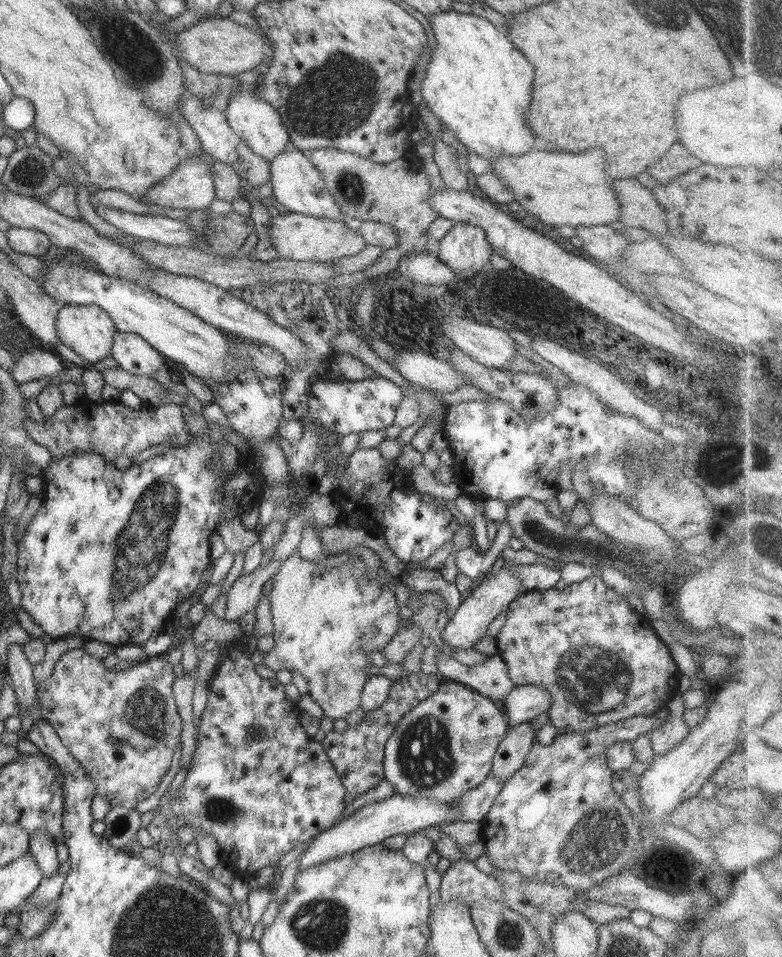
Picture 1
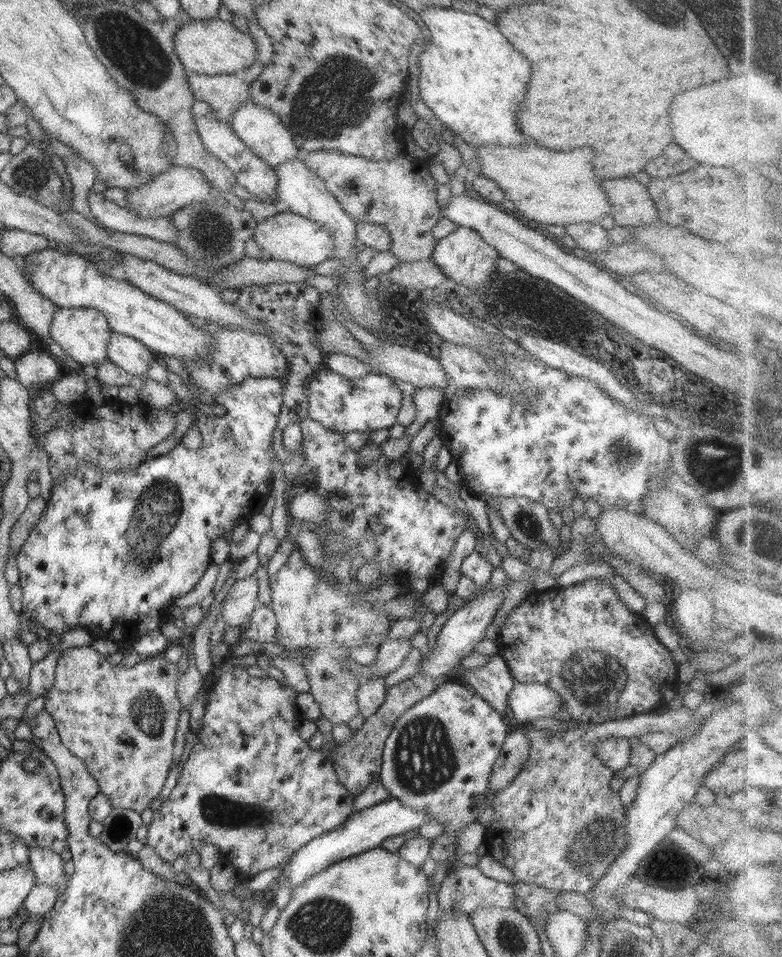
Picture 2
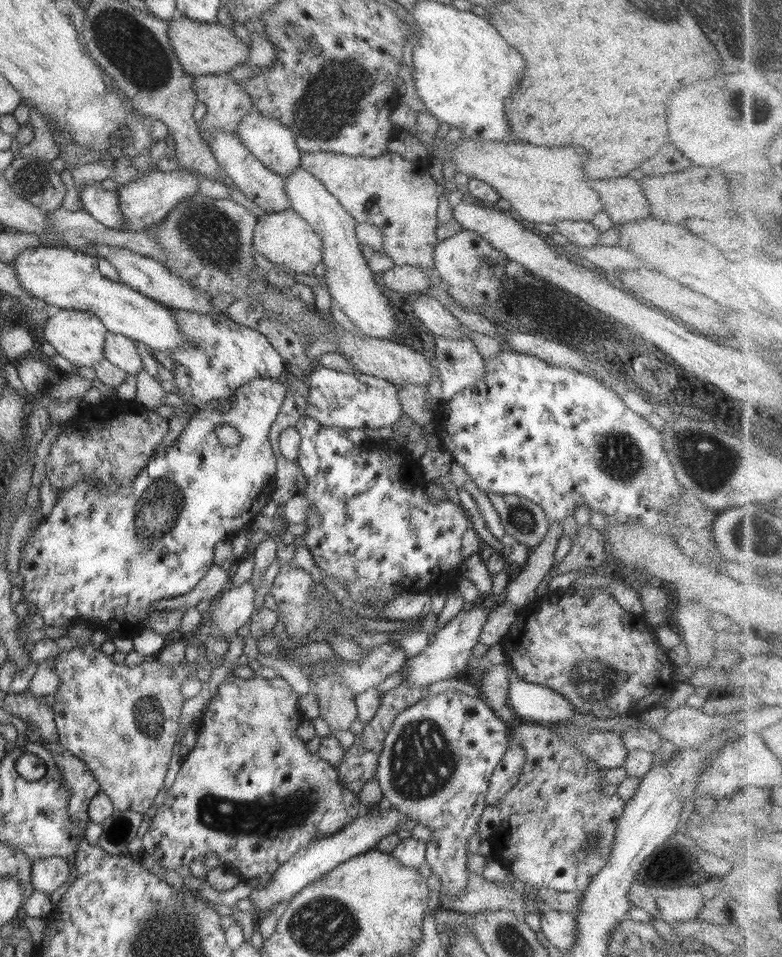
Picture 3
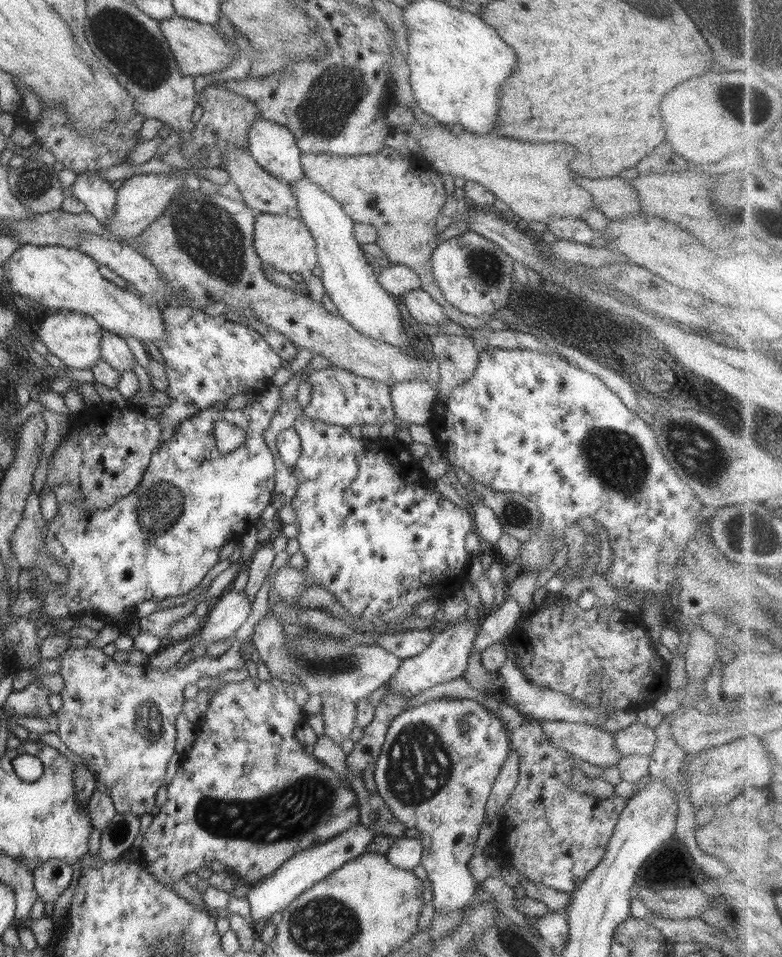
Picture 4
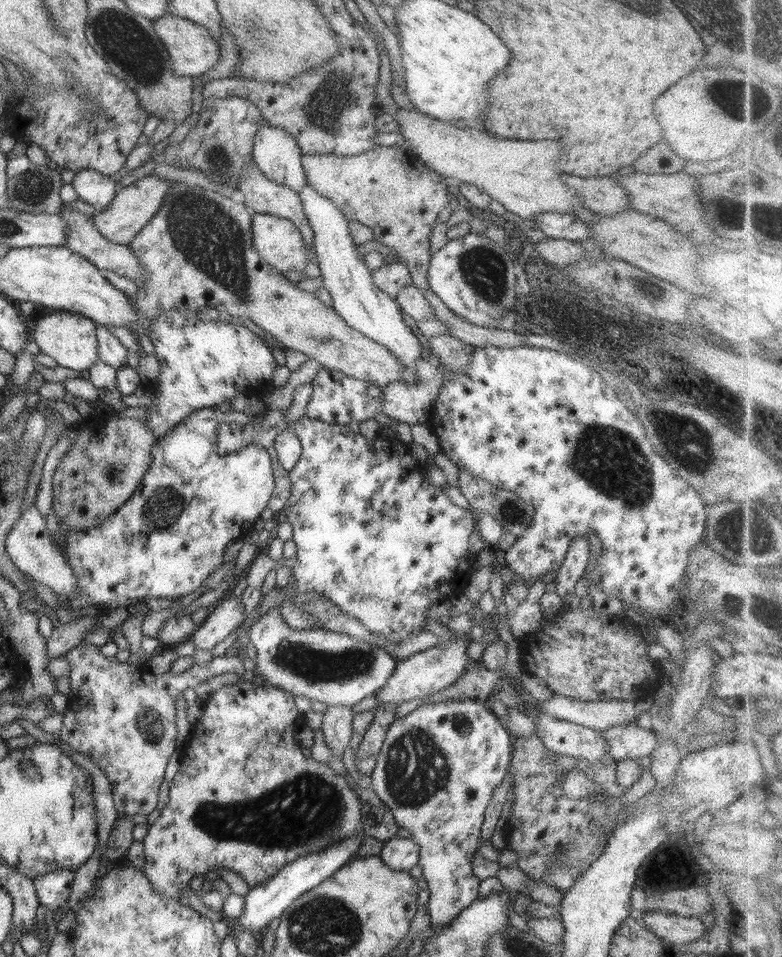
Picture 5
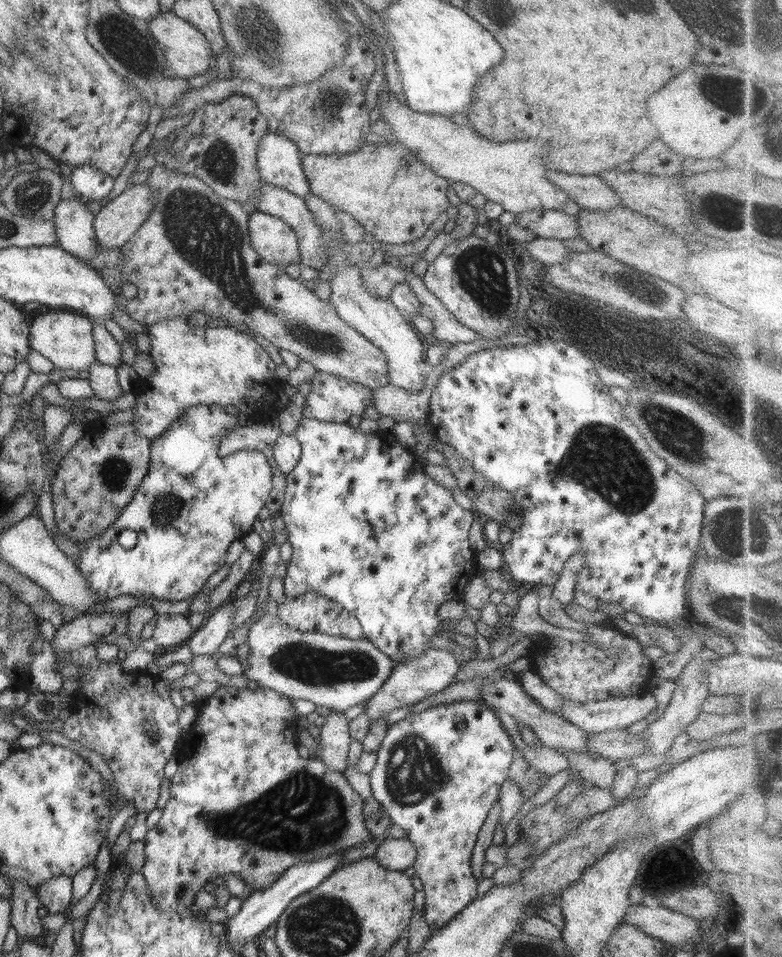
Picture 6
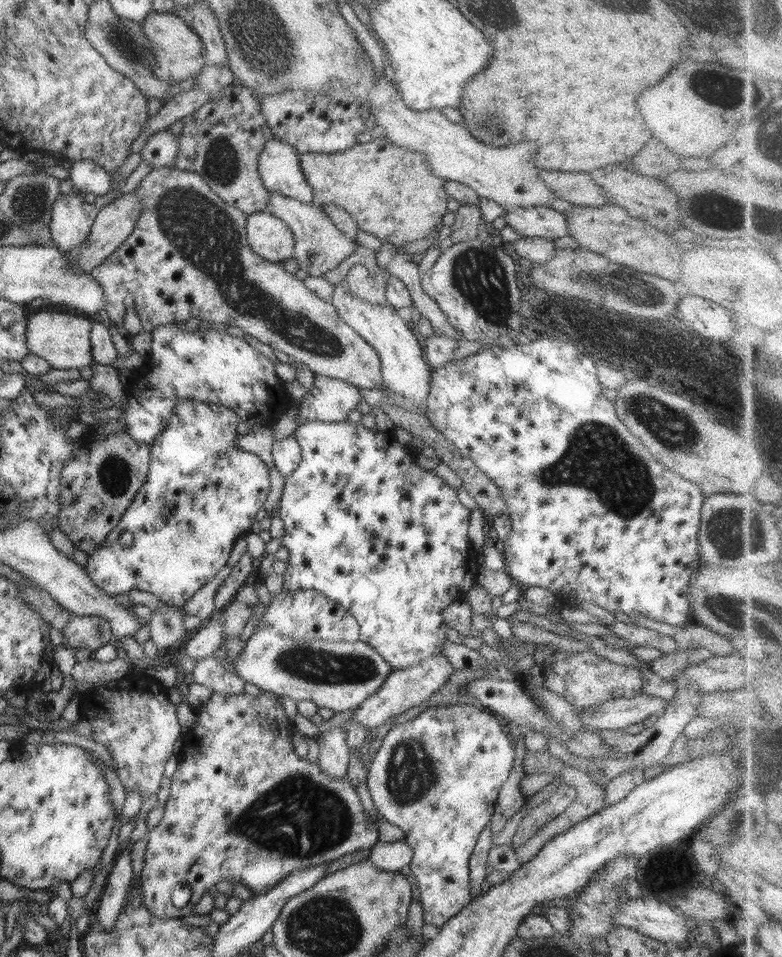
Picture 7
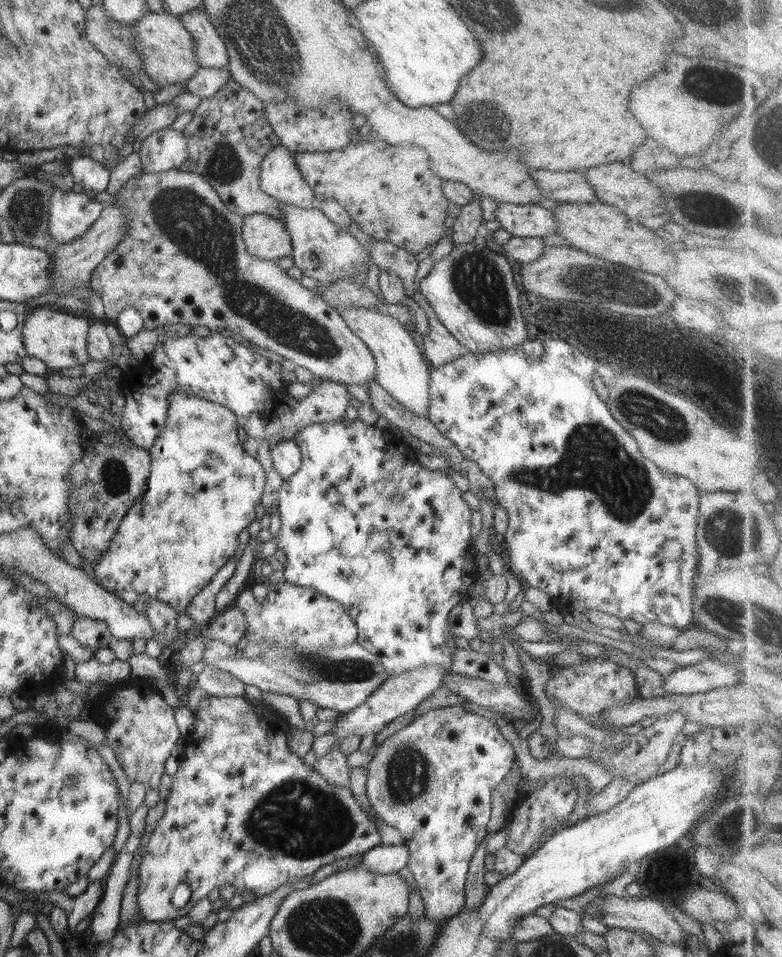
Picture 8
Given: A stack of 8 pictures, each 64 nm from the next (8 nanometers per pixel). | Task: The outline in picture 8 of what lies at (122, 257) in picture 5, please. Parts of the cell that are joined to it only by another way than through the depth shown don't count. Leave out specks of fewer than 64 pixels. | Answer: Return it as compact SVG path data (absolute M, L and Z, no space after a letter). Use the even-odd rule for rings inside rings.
M54 187L50 193L49 233L57 244L80 238L100 216L105 205L101 198Z

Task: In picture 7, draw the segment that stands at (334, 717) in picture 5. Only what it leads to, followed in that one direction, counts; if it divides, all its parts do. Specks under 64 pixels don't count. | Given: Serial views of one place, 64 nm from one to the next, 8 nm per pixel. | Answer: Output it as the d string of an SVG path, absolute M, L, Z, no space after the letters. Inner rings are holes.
M345 726L327 728L319 735L319 755L316 763L324 774L332 778L347 778L350 749L346 738L348 734Z

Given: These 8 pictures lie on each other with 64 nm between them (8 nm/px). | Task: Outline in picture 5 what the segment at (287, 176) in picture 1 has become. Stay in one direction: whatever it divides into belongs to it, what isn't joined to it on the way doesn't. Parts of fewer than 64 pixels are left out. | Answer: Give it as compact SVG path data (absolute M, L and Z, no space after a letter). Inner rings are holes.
M308 184L298 194L309 225L315 232L316 261L323 278L322 286L331 294L332 307L336 314L339 314L348 326L385 346L403 366L401 381L416 384L416 361L420 360L423 347L415 332L402 319L402 311L395 297L388 296L373 283L372 271L366 267L365 258L358 255L357 244L349 233L348 218L329 198L324 198Z

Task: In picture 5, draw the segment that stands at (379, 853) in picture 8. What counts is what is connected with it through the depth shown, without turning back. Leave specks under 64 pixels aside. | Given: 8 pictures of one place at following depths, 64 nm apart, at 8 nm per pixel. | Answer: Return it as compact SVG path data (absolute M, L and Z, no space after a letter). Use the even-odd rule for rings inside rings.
M394 836L385 841L379 857L388 868L408 872L418 864L419 846L412 839Z

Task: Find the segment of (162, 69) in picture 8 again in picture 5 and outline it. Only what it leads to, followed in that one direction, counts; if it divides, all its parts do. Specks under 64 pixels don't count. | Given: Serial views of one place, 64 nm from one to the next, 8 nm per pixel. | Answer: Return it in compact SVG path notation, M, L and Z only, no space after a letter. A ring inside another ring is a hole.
M170 14L154 19L153 27L173 61L171 68L176 76L200 77L219 62L221 46L203 26Z

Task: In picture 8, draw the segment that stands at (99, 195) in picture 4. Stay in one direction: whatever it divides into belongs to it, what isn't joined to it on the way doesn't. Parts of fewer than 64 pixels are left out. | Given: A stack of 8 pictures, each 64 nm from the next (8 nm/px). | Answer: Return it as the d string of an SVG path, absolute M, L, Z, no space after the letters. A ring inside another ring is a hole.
M76 156L69 160L69 173L84 189L100 192L105 197L111 169L89 156Z

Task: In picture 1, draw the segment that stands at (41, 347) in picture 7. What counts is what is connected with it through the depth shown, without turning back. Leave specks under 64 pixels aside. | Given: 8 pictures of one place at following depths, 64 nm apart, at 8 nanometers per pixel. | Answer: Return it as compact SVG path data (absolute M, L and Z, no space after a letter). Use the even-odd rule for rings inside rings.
M62 305L56 317L57 340L82 356L89 364L111 356L113 336L116 332L109 314L99 306L66 306Z

